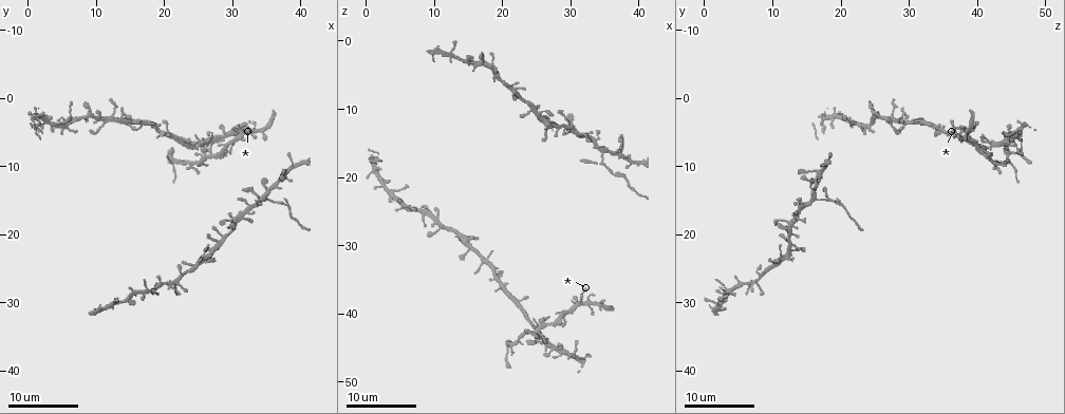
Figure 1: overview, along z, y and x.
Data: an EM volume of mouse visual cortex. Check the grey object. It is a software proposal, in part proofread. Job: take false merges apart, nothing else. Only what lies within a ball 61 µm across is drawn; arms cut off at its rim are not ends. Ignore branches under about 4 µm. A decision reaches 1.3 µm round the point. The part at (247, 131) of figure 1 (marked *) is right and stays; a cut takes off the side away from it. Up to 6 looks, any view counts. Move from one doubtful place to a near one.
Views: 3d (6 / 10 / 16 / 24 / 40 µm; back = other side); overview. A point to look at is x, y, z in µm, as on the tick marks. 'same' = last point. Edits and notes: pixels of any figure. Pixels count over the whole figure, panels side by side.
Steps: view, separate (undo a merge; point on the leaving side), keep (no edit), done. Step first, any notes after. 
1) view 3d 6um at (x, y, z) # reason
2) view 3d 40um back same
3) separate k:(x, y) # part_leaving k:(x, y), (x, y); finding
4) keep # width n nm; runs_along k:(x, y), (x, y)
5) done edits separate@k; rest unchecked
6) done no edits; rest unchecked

view 3d 16um at (25.5, 8.5, 41.5) # four-way junction

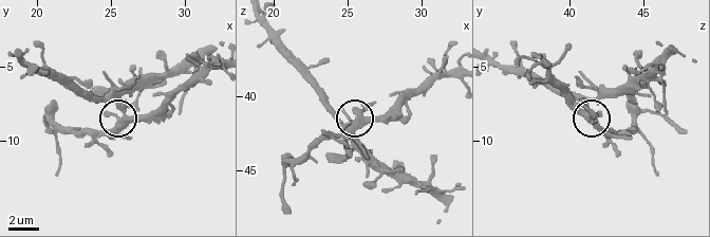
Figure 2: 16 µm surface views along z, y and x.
view 3d 10um at (25.6, 8.4, 41.6)

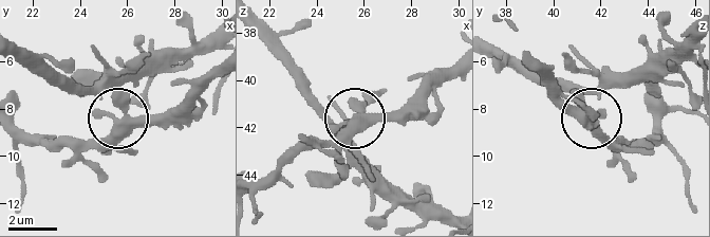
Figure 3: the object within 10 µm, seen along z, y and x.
view 3d 6um at (25.6, 8.6, 41.8)

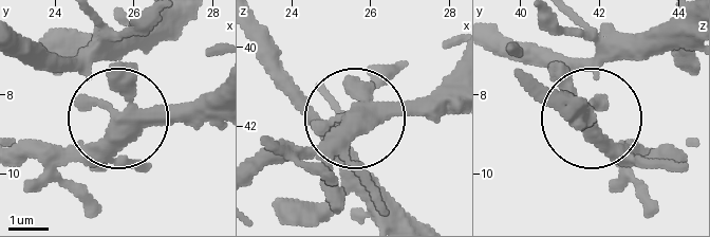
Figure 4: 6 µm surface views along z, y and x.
keep # runs_along 4:(219, 81), (188, 109), (128, 115), (51, 180); continuous, no second cell

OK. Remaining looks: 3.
view 3d 24um at (20.5, 8.5, 44.5) # calibre changes

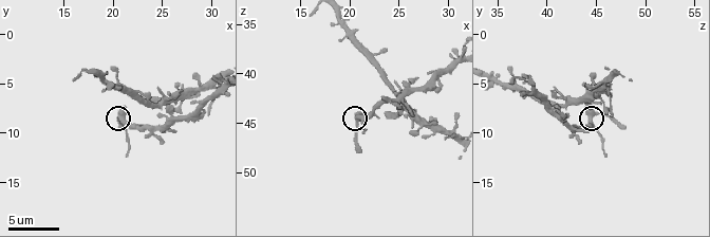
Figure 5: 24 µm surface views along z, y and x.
view 3d 6um at (20.8, 8.6, 44.4)

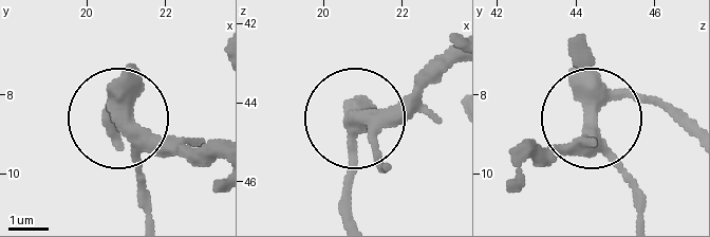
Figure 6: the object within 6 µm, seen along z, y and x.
keep # arms 3; runs_along 6:(524, 142), (561, 149), (612, 102), (679, 109); all the same cell

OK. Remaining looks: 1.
done no edits; rest unchecked

